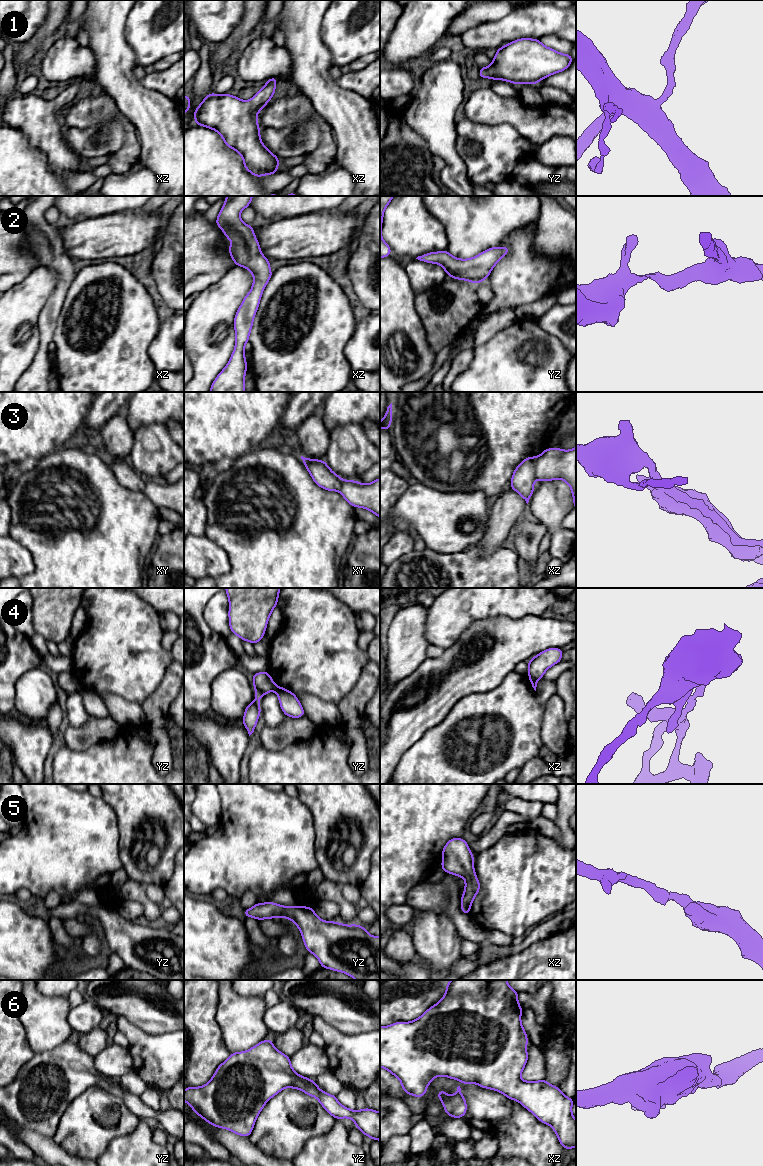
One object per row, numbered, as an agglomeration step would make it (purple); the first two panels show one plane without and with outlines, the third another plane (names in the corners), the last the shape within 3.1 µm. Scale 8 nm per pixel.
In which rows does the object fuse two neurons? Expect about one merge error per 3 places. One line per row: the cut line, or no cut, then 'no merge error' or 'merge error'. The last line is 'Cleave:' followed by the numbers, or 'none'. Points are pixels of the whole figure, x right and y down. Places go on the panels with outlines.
1: no cut | no merge error
2: no cut | no merge error
3: xz (537, 457), (535, 477) | merge error
4: yz (276, 686), (273, 689) | merge error
5: no cut | no merge error
6: no cut | no merge error
Cleave: 3, 4

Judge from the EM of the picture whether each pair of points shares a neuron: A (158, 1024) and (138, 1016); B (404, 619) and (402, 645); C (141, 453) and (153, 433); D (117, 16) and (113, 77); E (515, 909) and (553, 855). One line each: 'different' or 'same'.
A: same
B: same
C: same
D: same
E: same

